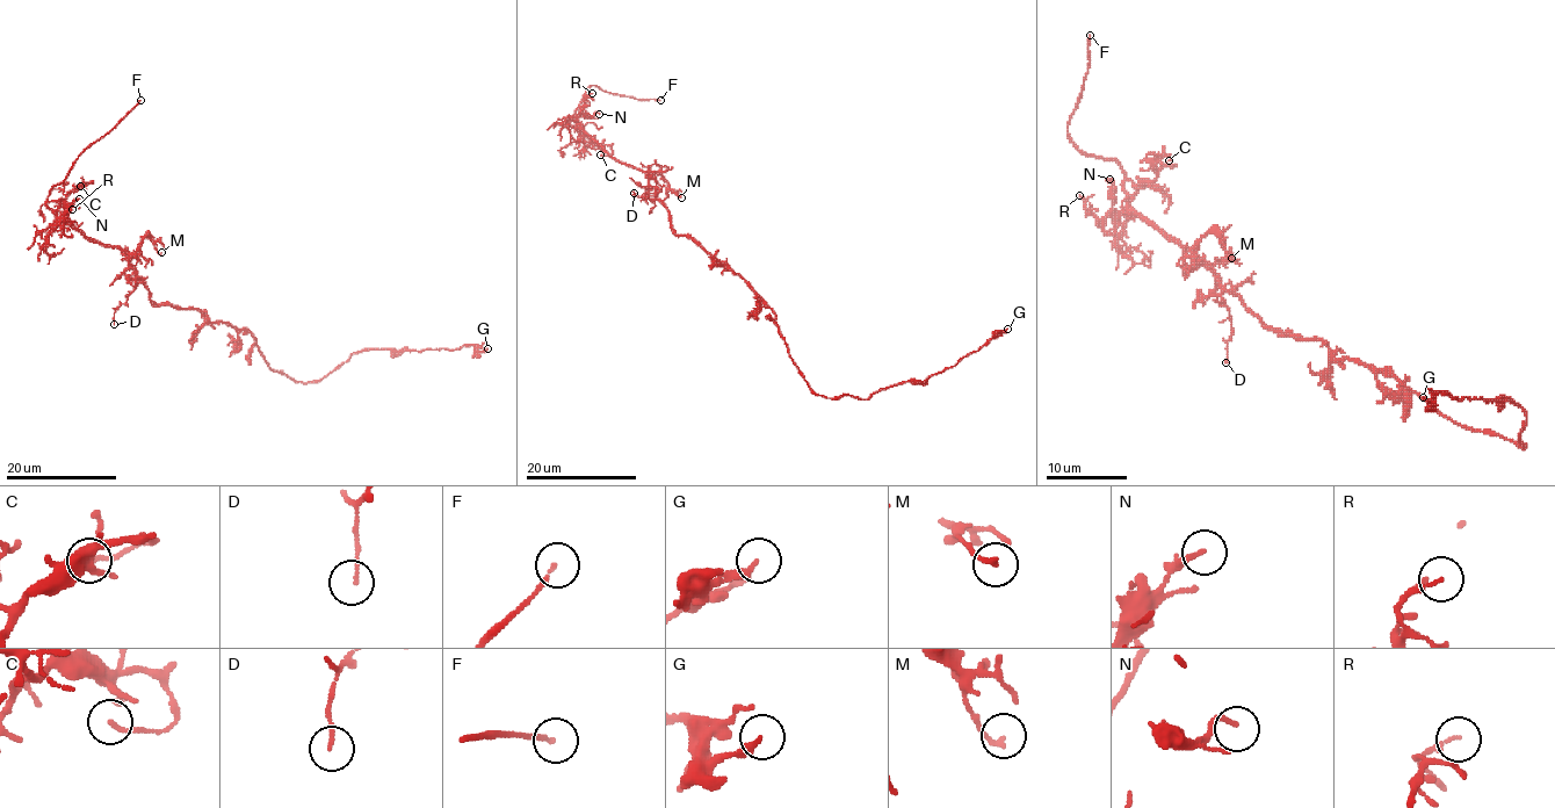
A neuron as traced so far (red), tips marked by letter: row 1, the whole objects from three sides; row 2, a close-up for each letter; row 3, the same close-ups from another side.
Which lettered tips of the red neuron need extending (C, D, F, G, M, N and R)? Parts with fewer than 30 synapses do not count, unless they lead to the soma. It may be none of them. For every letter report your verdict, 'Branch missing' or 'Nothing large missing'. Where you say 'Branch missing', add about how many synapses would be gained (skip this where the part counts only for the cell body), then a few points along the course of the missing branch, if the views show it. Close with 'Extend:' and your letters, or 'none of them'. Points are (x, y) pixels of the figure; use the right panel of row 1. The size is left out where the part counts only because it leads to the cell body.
C: Nothing large missing
D: Nothing large missing
F: Branch missing
G: Nothing large missing
M: Nothing large missing
N: Nothing large missing
R: Nothing large missing
Extend: F

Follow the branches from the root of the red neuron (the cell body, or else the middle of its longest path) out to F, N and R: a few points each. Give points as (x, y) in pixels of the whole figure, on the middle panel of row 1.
F: (720, 261), (675, 233), (643, 172), (619, 163), (566, 124), (592, 85), (660, 100)
N: (720, 261), (685, 235), (677, 235), (670, 213), (649, 178), (613, 158), (577, 121), (580, 115), (599, 114)
R: (720, 261), (685, 235), (675, 233), (668, 209), (643, 172), (610, 157), (581, 128), (577, 114), (592, 93)

